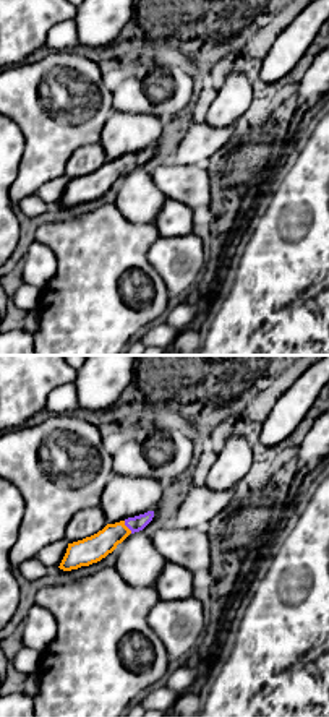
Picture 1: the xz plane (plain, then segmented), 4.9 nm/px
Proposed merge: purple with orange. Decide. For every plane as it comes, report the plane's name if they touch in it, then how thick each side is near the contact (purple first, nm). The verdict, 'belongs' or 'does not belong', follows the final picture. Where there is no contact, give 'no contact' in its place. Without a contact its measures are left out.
xz | 80/130 nm

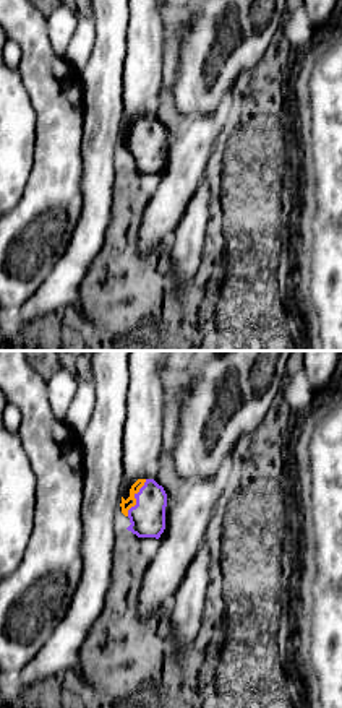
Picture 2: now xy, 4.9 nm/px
xy | 180/50 nm

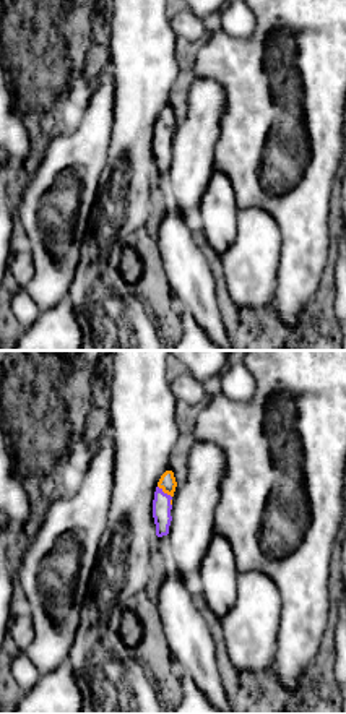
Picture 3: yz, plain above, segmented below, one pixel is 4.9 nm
yz | 100/80 nm

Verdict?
belongs

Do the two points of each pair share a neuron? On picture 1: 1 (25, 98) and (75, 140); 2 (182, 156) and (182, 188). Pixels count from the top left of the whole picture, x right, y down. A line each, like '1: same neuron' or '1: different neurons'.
1: same neuron
2: different neurons

